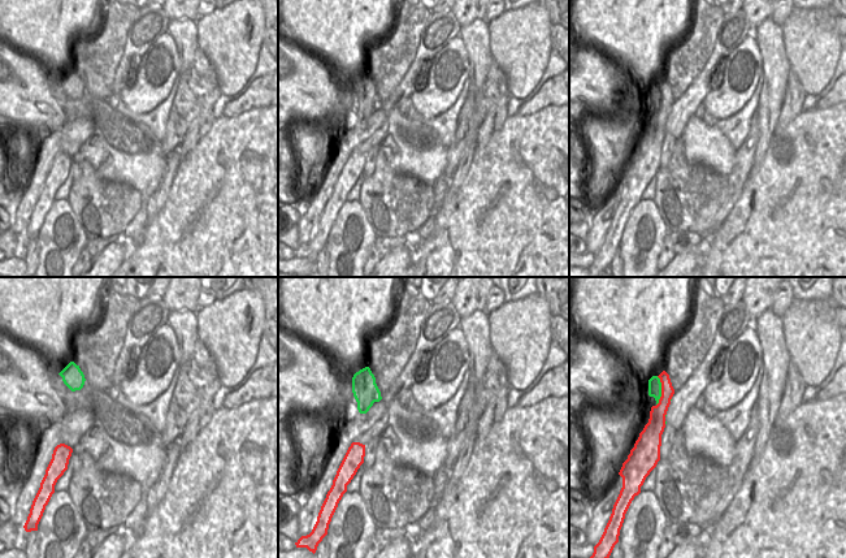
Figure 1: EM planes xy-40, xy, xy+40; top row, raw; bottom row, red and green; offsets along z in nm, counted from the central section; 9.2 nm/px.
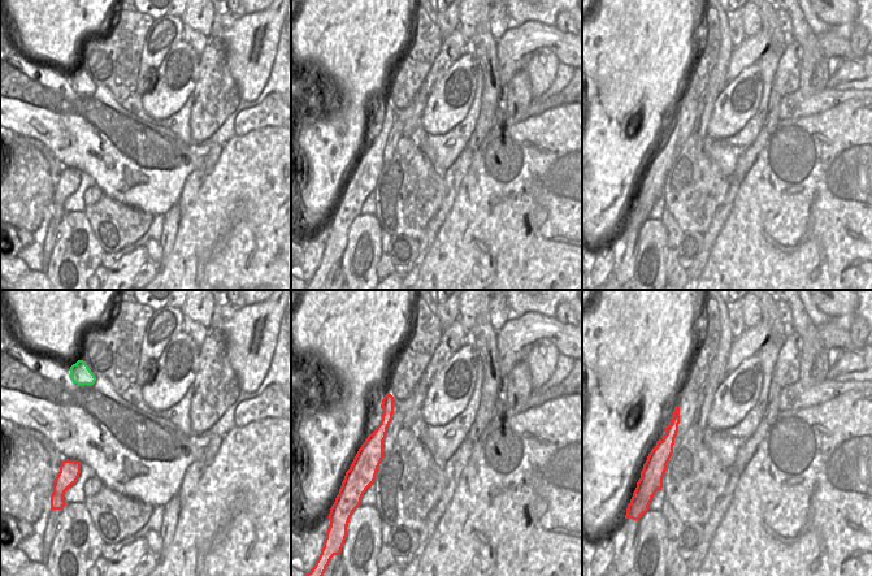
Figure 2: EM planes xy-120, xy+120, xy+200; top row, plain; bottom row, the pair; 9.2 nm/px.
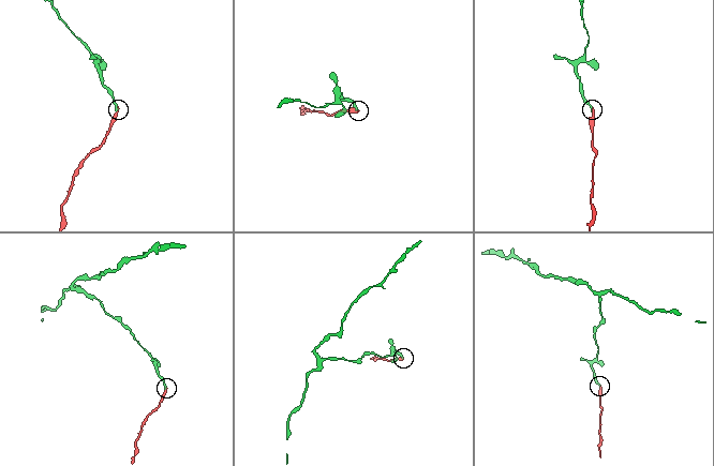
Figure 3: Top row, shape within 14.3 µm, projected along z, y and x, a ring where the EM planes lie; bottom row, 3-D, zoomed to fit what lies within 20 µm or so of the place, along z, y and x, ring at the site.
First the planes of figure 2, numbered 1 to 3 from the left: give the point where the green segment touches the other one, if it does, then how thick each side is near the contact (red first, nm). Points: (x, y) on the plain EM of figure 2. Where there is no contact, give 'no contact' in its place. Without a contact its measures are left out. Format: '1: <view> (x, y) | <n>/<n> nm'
1: no contact
2: no contact
3: no contact

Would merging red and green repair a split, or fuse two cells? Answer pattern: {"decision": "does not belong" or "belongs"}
{"decision": "belongs"}

